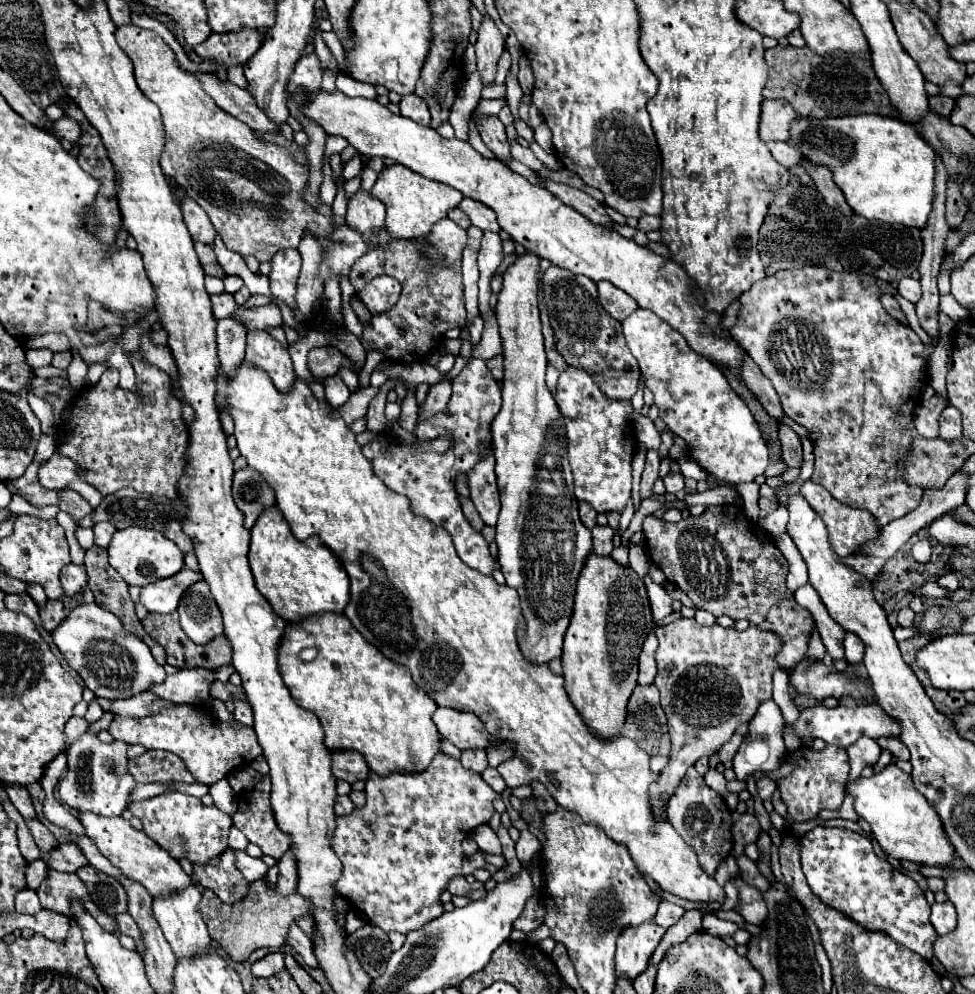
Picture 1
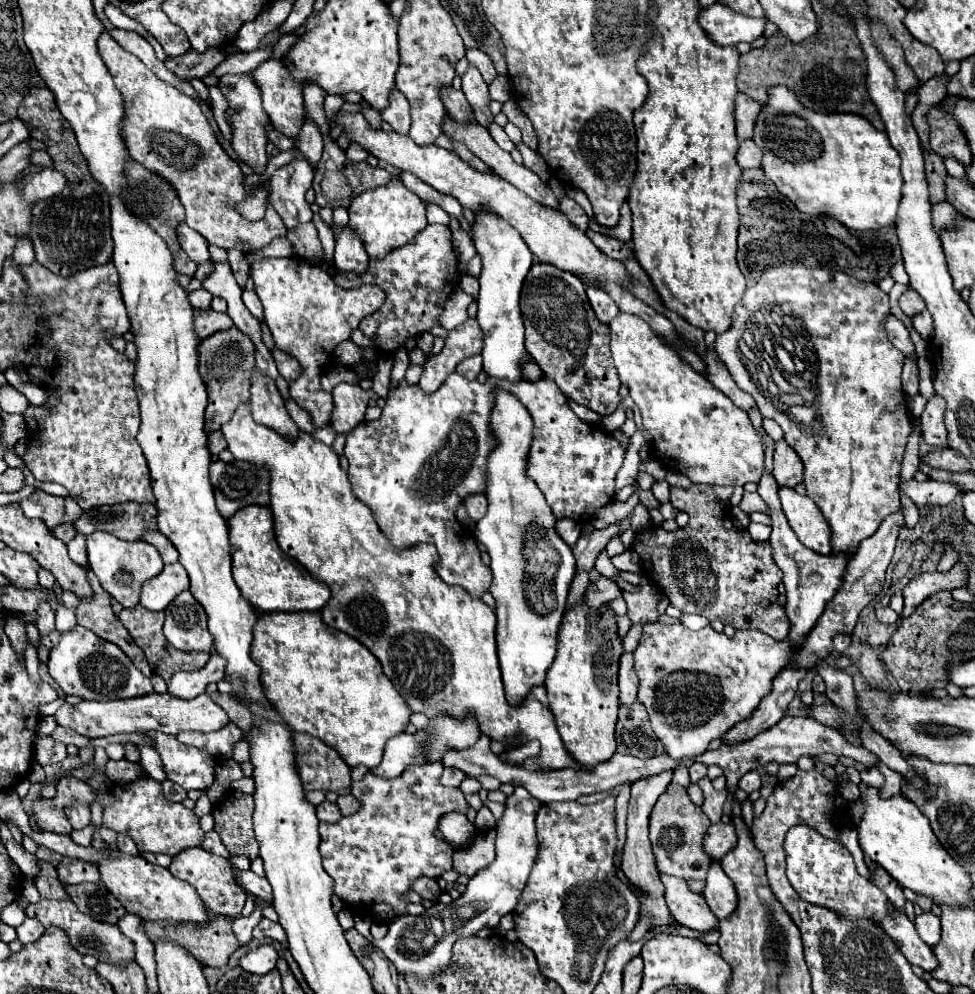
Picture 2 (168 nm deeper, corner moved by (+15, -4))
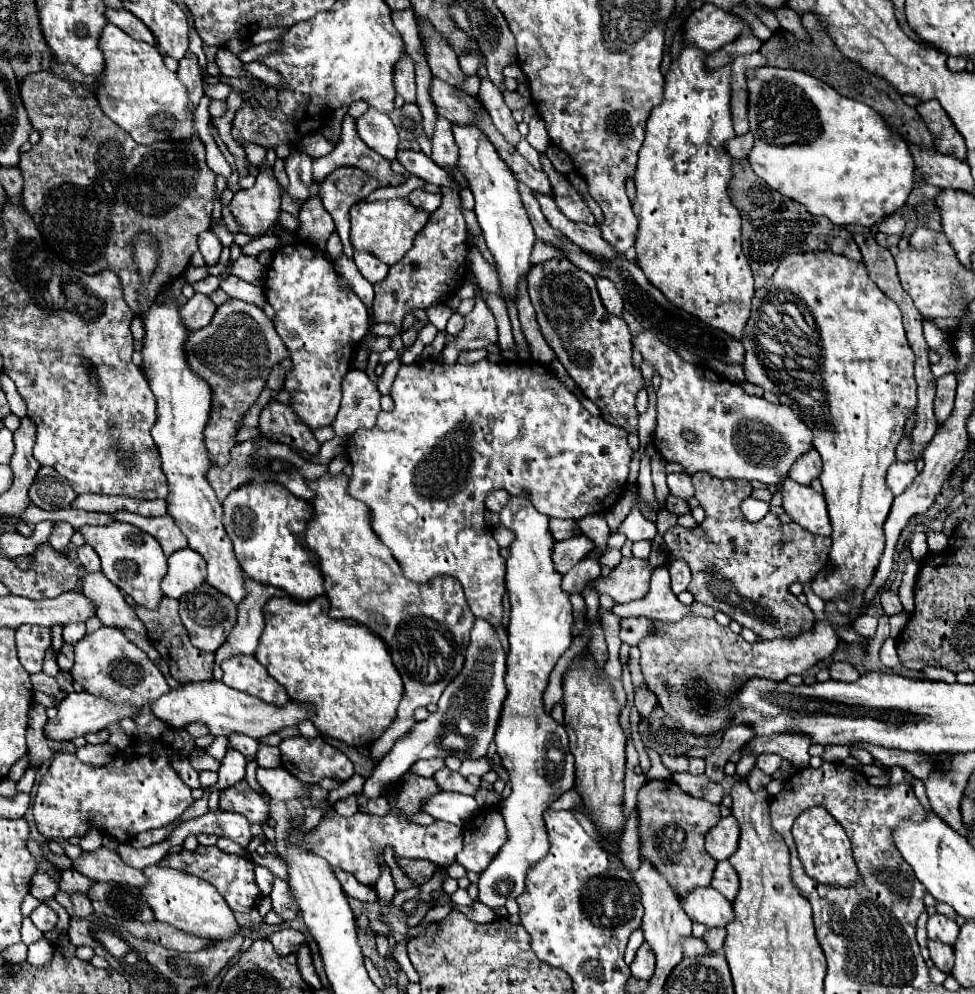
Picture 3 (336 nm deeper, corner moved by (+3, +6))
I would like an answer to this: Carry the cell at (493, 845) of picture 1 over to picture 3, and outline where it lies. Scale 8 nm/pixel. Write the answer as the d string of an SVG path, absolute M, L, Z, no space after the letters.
M435 793L433 797L421 803L421 811L429 813L433 819L441 819L453 825L463 825L473 813L479 811L479 805L473 797L463 793Z

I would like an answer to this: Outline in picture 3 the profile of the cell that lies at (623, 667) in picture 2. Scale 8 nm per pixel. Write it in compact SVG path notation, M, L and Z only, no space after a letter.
M643 683L641 689L635 693L635 707L637 707L639 715L641 715L643 719L647 719L655 705L657 705L657 697L655 697L655 693L649 691L649 687Z

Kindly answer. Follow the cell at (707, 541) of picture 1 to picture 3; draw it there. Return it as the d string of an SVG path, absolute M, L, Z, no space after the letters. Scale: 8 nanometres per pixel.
M699 473L693 475L693 485L697 489L695 497L705 509L705 523L697 525L695 529L681 529L679 525L671 527L665 533L665 545L671 557L679 557L689 563L693 575L689 583L689 591L695 595L695 599L713 607L715 611L729 615L741 627L751 629L761 639L795 639L805 631L813 631L815 617L811 609L807 605L801 605L797 597L789 593L789 585L795 581L811 581L815 573L819 573L819 569L825 567L825 559L829 557L829 549L831 549L831 537L813 535L795 523L781 525L777 515L767 515L757 523L747 521L739 509L751 491L749 481L745 479L741 481L717 479L709 473Z

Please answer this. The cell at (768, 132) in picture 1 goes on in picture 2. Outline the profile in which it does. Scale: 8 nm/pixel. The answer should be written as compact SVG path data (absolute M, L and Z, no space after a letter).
M739 93L735 99L735 121L737 121L737 140L739 143L753 139L755 121L761 113L763 105L759 101L749 99L745 93Z

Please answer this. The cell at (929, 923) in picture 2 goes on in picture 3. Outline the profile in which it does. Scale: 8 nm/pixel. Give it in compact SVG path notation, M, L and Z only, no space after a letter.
M933 915L927 921L927 937L931 941L941 941L947 945L953 945L959 937L959 925L951 919L947 919L945 915Z

